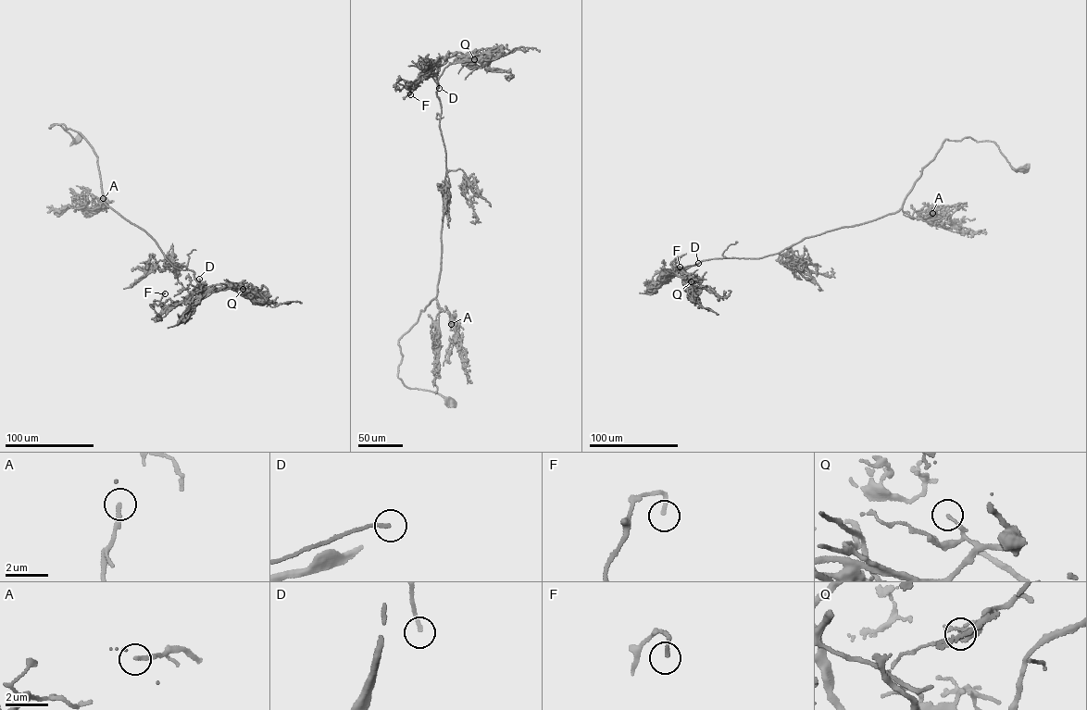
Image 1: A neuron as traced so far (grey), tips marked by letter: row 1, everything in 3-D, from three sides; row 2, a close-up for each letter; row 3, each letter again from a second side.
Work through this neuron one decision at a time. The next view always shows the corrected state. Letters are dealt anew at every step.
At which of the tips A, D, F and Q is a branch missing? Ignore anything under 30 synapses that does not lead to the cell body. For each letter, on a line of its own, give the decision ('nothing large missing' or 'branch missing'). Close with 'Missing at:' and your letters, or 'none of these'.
A: branch missing
D: nothing large missing
F: nothing large missing
Q: nothing large missing
Missing at: A

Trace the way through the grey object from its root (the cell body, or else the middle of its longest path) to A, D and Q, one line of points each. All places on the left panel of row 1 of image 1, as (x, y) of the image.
A: (77, 140), (59, 125), (49, 127), (64, 124), (91, 145), (100, 208), (103, 198)
D: (77, 140), (49, 127), (81, 134), (106, 204), (194, 272), (196, 288), (199, 279)
Q: (77, 140), (49, 127), (84, 138), (105, 203), (172, 266), (202, 286), (243, 289)

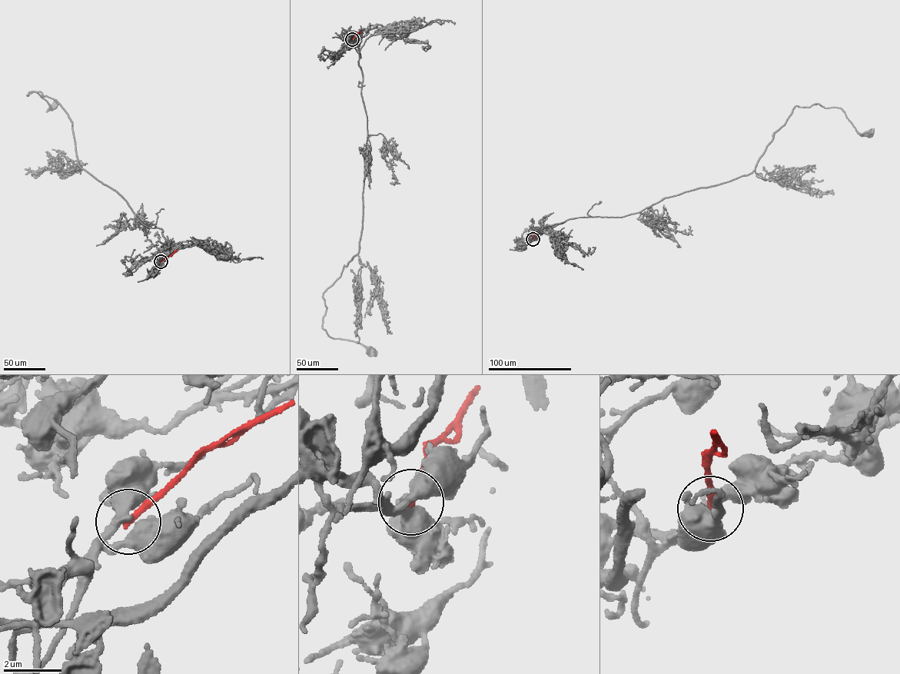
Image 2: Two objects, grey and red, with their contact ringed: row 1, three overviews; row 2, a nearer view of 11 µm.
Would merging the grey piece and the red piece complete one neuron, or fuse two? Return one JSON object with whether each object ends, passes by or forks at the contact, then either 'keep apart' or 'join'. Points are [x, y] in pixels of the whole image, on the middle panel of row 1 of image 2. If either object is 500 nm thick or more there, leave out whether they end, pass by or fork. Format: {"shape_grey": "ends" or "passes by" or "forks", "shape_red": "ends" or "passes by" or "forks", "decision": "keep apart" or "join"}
{"shape_grey": "forks", "shape_red": "ends", "decision": "keep apart"}

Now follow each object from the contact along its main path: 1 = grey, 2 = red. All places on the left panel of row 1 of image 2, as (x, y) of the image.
1: (161, 261), (162, 230), (141, 224), (79, 166), (58, 102), (27, 94), (53, 107)
2: (161, 261), (175, 251)

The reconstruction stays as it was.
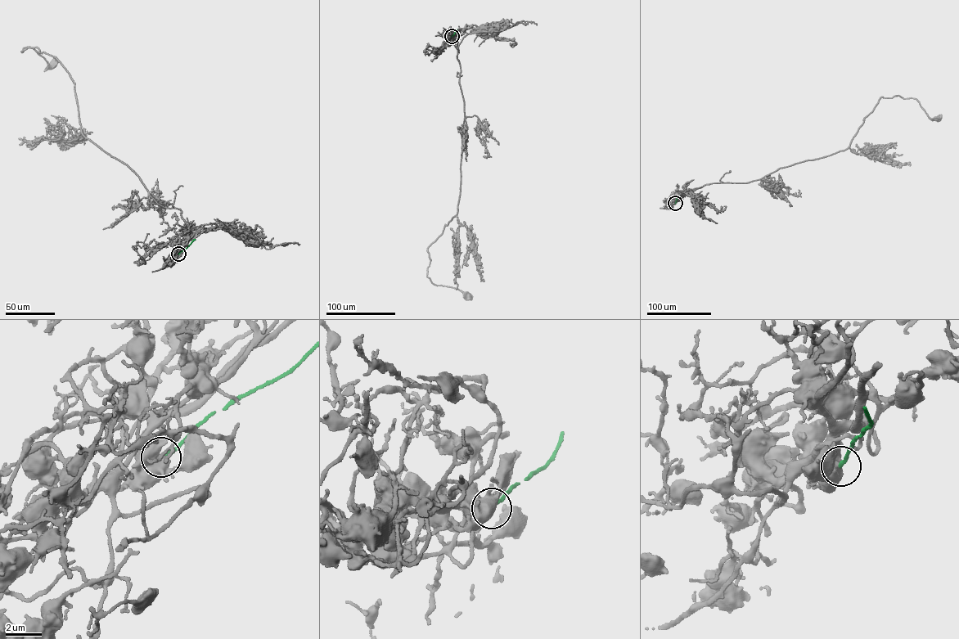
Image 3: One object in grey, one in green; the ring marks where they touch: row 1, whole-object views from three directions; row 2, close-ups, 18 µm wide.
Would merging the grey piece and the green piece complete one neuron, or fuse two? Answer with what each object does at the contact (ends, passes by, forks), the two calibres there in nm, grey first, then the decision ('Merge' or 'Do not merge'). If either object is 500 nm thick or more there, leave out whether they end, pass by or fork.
Thickness 550 nm (grey) against 200 nm. Do not merge

